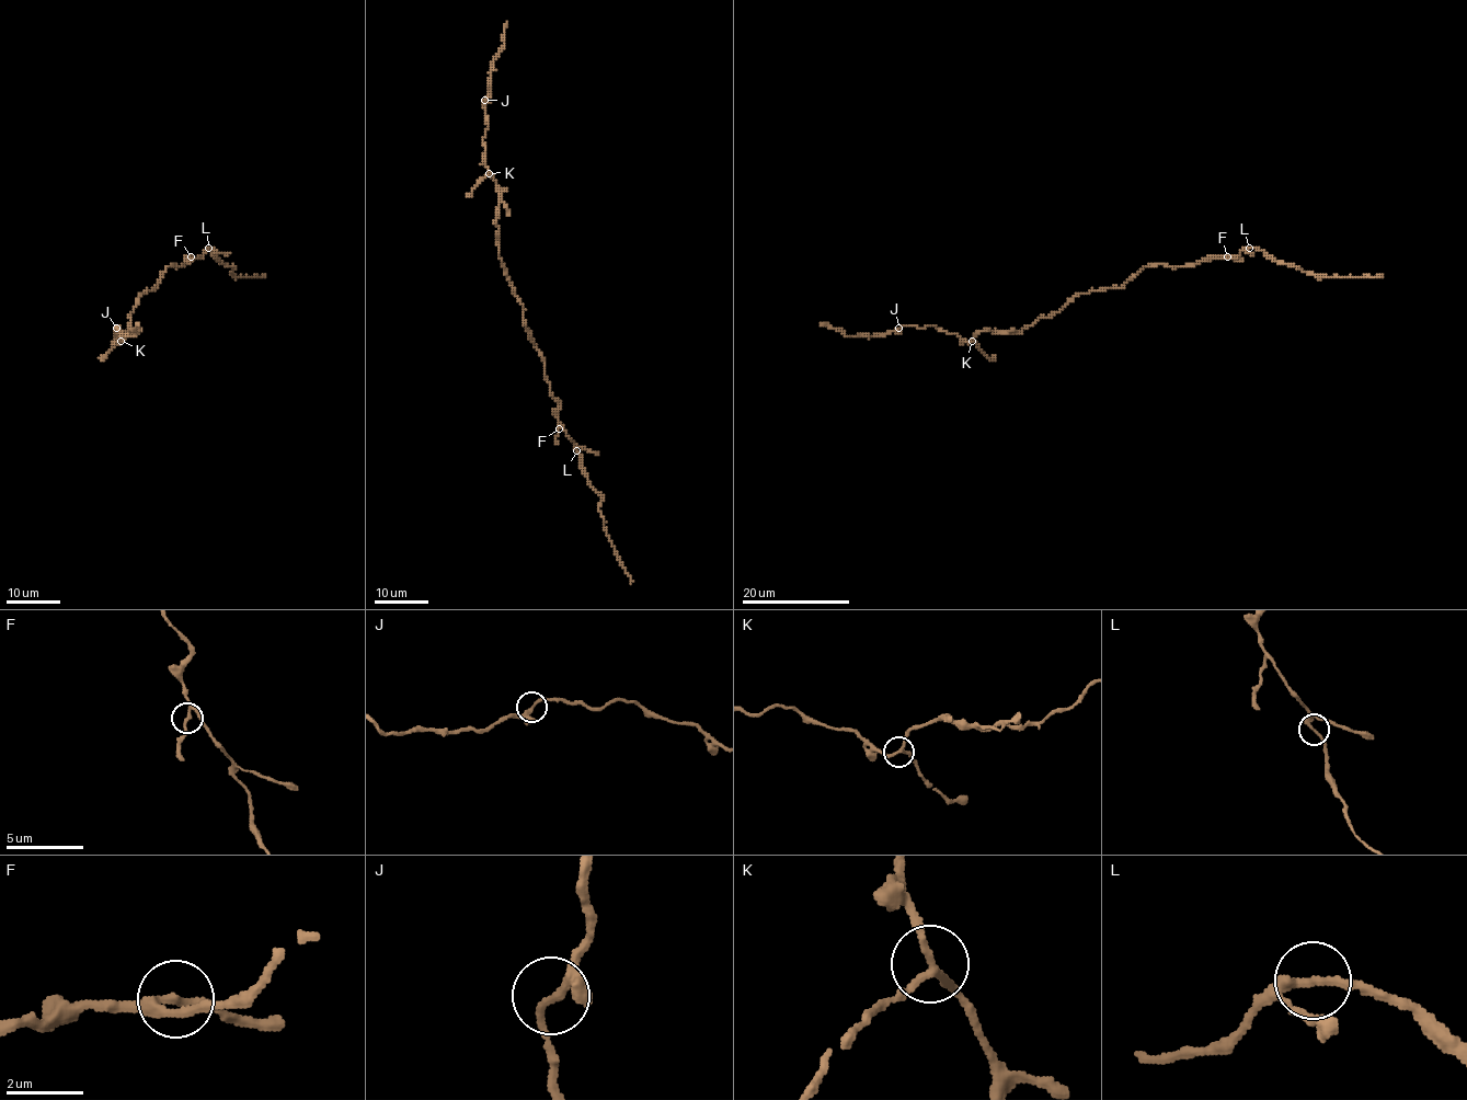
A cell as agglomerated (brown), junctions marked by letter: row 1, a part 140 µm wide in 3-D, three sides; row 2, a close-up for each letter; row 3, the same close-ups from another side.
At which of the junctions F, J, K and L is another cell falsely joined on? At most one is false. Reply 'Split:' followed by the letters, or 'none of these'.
Split: L

